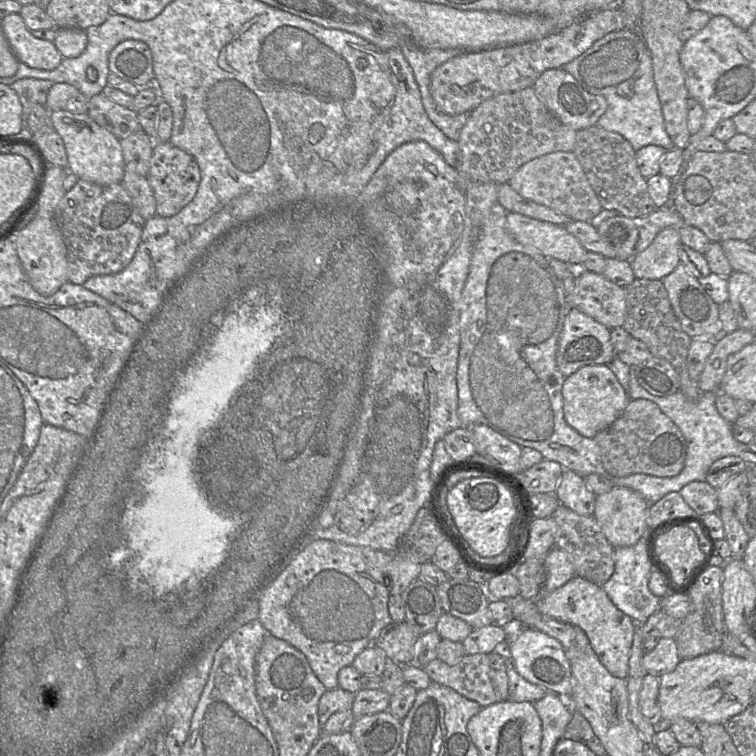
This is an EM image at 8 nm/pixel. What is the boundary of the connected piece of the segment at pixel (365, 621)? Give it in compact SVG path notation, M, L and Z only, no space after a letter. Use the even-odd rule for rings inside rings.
M318 539L293 551L282 569L258 592L259 621L268 633L288 642L307 657L327 690L339 687L340 670L352 666L355 657L374 645L381 631L393 622L388 609L391 579L384 575L384 567L393 559L393 553Z

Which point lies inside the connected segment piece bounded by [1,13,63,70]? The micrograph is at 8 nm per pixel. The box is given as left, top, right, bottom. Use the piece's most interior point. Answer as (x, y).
(41, 54)

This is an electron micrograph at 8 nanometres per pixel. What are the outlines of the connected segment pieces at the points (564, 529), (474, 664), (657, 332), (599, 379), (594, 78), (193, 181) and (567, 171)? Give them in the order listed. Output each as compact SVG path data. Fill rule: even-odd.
M561 504L551 516L557 524L555 546L571 556L574 575L602 586L614 572L614 547L604 536L595 518L575 513Z
M466 654L454 665L435 658L422 668L432 682L455 690L482 708L498 702L489 676L488 654Z
M636 278L623 288L626 299L623 328L631 337L643 342L652 356L667 360L679 375L679 390L689 400L697 401L701 392L697 381L690 378L687 369L687 355L692 338L683 331L662 281Z
M587 365L565 378L563 389L565 421L580 435L594 438L624 411L630 398L608 365Z
M622 29L608 33L561 68L572 74L585 90L606 99L607 110L597 126L620 134L635 151L647 145L666 150L675 147L665 129L651 56L638 31Z
M154 141L148 181L156 200L156 214L171 217L195 197L200 184L200 169L195 158L171 142Z
M573 151L544 154L523 164L508 182L523 197L567 215L591 222L603 207Z

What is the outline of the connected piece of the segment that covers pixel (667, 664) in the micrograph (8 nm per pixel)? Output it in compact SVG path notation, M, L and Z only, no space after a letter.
M660 638L656 647L643 654L641 664L647 674L662 675L673 671L682 660L674 638Z

